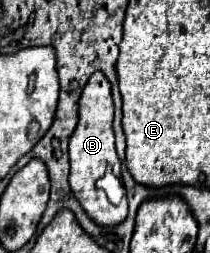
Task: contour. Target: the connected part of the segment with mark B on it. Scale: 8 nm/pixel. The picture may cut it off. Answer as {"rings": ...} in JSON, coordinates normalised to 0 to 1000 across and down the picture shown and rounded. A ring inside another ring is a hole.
{"rings":[[[452,285],[424,324],[395,348],[395,372],[376,387],[376,482],[357,498],[357,522],[329,545],[329,735],[395,814],[395,830],[424,846],[433,870],[452,870],[471,893],[557,893],[605,854],[605,798],[529,806],[490,751],[452,743],[452,711],[490,696],[500,656],[529,648],[548,688],[576,688],[576,640],[548,601],[548,538],[538,538],[538,379],[529,379],[529,332],[500,308],[490,285]]]}

